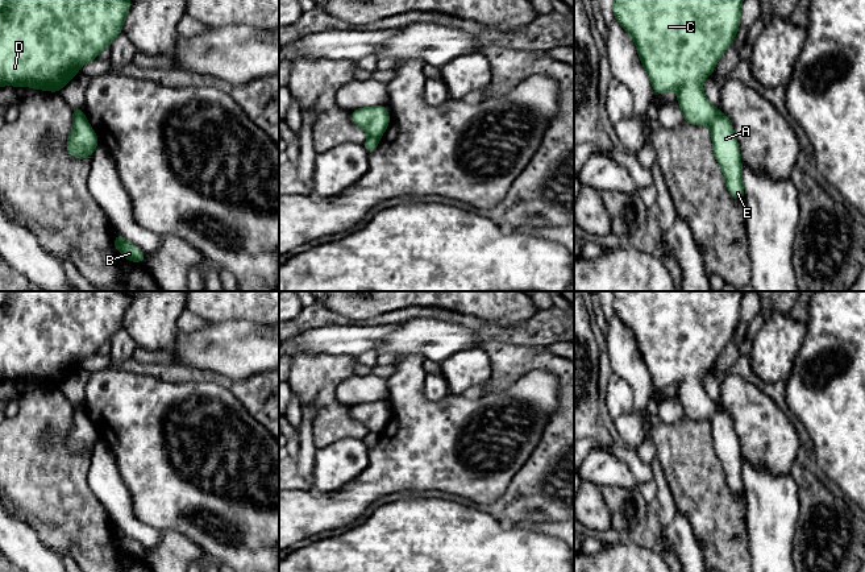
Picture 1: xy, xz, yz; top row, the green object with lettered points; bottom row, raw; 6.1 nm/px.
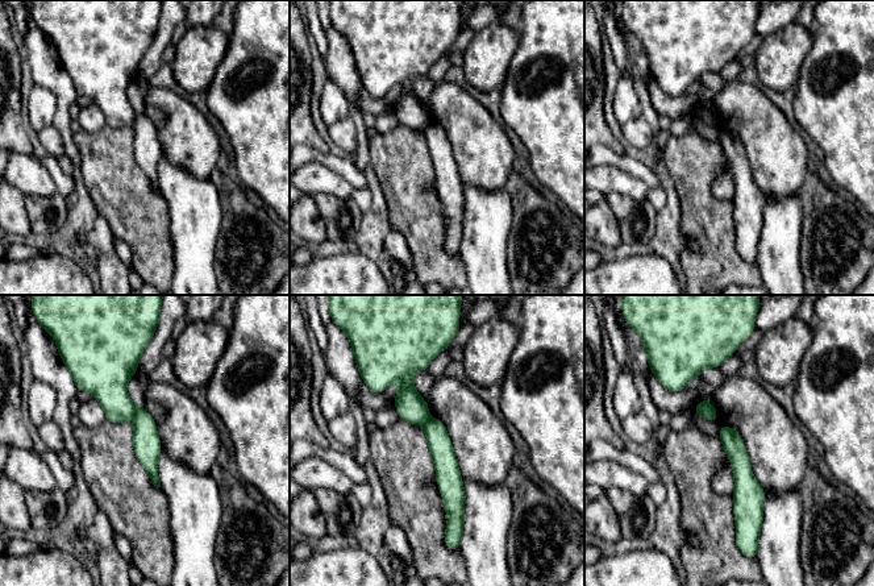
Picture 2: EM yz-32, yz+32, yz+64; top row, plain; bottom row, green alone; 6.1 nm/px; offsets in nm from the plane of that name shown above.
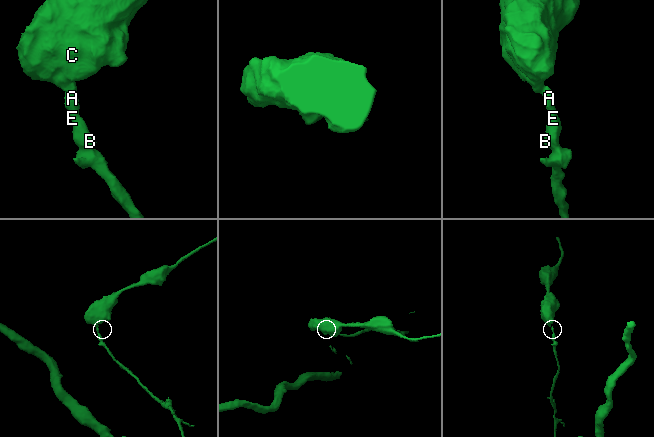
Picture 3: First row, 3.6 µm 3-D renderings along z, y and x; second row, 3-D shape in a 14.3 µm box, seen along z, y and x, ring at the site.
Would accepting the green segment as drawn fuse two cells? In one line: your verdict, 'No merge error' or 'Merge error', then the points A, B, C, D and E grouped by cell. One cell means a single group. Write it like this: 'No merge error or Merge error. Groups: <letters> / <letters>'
Merge error. Groups: A B E / C D

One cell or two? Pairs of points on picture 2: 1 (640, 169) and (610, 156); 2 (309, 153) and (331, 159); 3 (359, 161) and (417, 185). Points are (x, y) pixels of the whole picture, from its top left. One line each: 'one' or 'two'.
1: one
2: one
3: two

